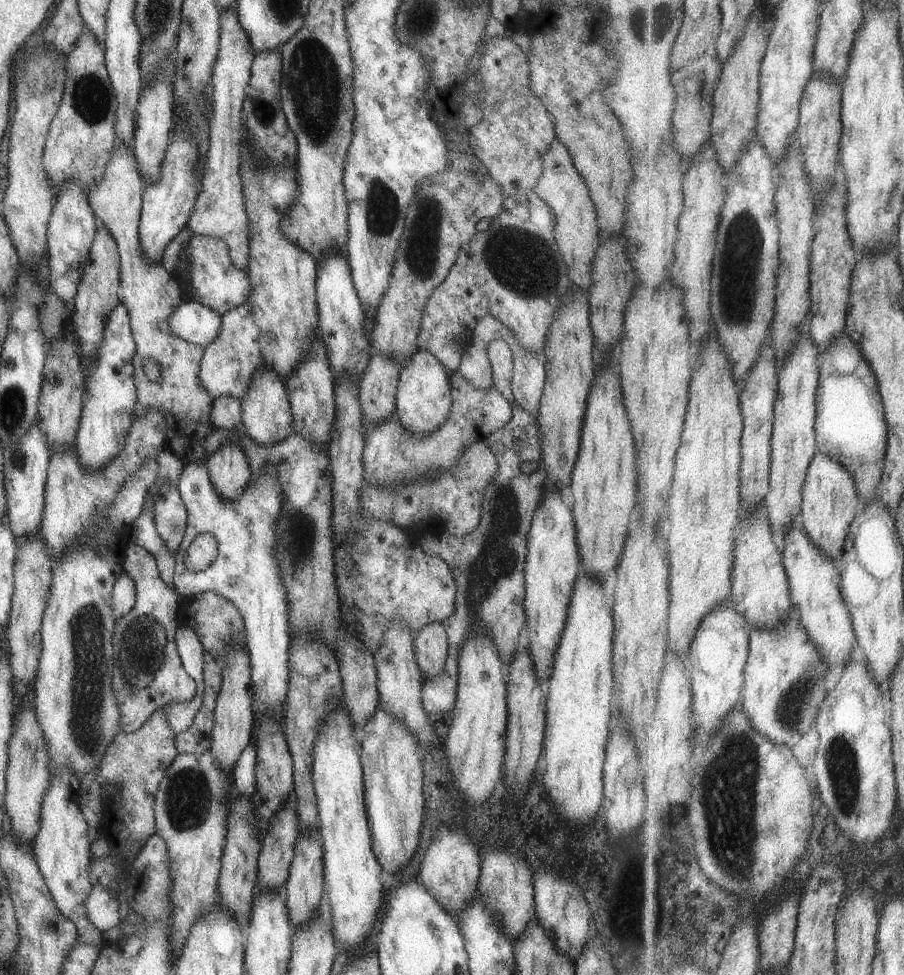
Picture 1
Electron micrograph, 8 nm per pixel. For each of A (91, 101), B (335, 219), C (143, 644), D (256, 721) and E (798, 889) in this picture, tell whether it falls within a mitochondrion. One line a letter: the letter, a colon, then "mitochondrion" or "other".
A: mitochondrion
B: other
C: mitochondrion
D: other
E: other

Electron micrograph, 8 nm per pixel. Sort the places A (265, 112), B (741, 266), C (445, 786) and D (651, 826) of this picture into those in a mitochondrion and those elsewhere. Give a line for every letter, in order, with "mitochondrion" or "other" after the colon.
A: mitochondrion
B: mitochondrion
C: other
D: other

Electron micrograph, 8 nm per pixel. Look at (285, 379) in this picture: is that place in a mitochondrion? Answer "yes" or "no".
no

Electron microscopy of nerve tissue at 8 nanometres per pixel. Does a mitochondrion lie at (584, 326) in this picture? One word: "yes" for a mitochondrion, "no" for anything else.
no

